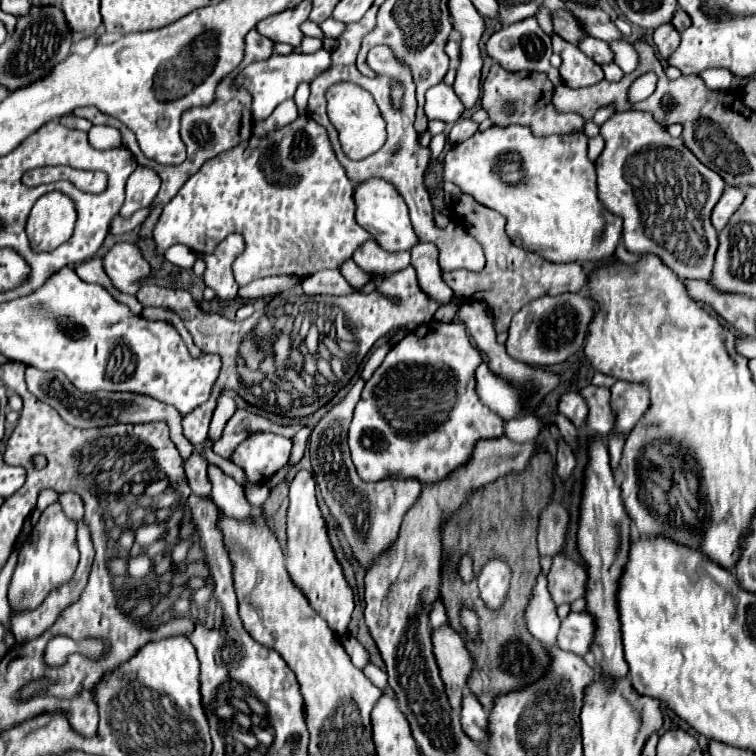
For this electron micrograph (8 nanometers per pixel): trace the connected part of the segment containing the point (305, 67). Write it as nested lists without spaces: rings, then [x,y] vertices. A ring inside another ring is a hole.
[[[320,49],[316,53],[290,53],[290,55],[272,55],[272,59],[260,61],[260,63],[252,63],[246,69],[242,69],[238,73],[236,83],[240,83],[242,87],[248,87],[248,91],[252,91],[252,115],[256,121],[266,119],[268,115],[272,115],[272,111],[286,99],[294,97],[294,91],[300,83],[310,83],[314,81],[318,75],[326,73],[328,67],[332,65],[330,53],[326,49]]]

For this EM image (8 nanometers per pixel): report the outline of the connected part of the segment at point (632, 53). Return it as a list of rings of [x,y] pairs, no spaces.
[[[616,41],[610,44],[614,52],[614,63],[616,63],[624,72],[629,74],[639,65],[638,54],[631,43],[627,41]]]

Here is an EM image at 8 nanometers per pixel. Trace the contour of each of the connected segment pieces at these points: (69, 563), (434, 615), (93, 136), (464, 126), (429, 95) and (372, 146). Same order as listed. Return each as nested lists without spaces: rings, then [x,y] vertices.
[[[60,503],[46,507],[20,549],[20,559],[8,589],[10,607],[14,611],[34,611],[48,597],[52,589],[72,579],[78,567],[78,559],[80,559],[80,553],[76,545],[76,521],[64,515]]]
[[[436,601],[434,607],[432,607],[432,613],[430,613],[430,625],[432,625],[432,629],[438,629],[438,627],[448,625],[446,609],[444,609],[444,605],[442,605],[440,601]]]
[[[100,125],[100,127],[92,127],[88,131],[90,143],[96,149],[108,149],[108,147],[118,147],[122,145],[120,141],[120,133],[116,127],[108,127],[108,125]]]
[[[462,119],[460,123],[452,125],[452,129],[450,129],[450,133],[448,133],[448,141],[450,141],[452,145],[458,145],[458,143],[466,141],[468,137],[472,137],[476,131],[478,131],[478,123],[476,123],[476,121]]]
[[[444,81],[426,91],[428,119],[440,119],[440,121],[446,121],[448,125],[452,125],[462,117],[462,113],[464,113],[462,101],[454,93],[454,89],[450,85],[446,85]]]
[[[336,83],[336,87],[328,89],[328,117],[332,125],[340,133],[340,143],[344,153],[350,159],[364,159],[378,151],[386,141],[386,123],[380,115],[380,109],[376,107],[372,95],[368,95],[366,89],[354,85],[354,83]]]

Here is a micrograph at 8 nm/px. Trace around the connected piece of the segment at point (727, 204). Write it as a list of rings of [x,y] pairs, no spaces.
[[[726,187],[724,195],[720,197],[720,201],[712,211],[712,225],[718,231],[722,231],[728,225],[730,217],[738,211],[742,201],[744,201],[744,191],[738,191],[738,187]]]

